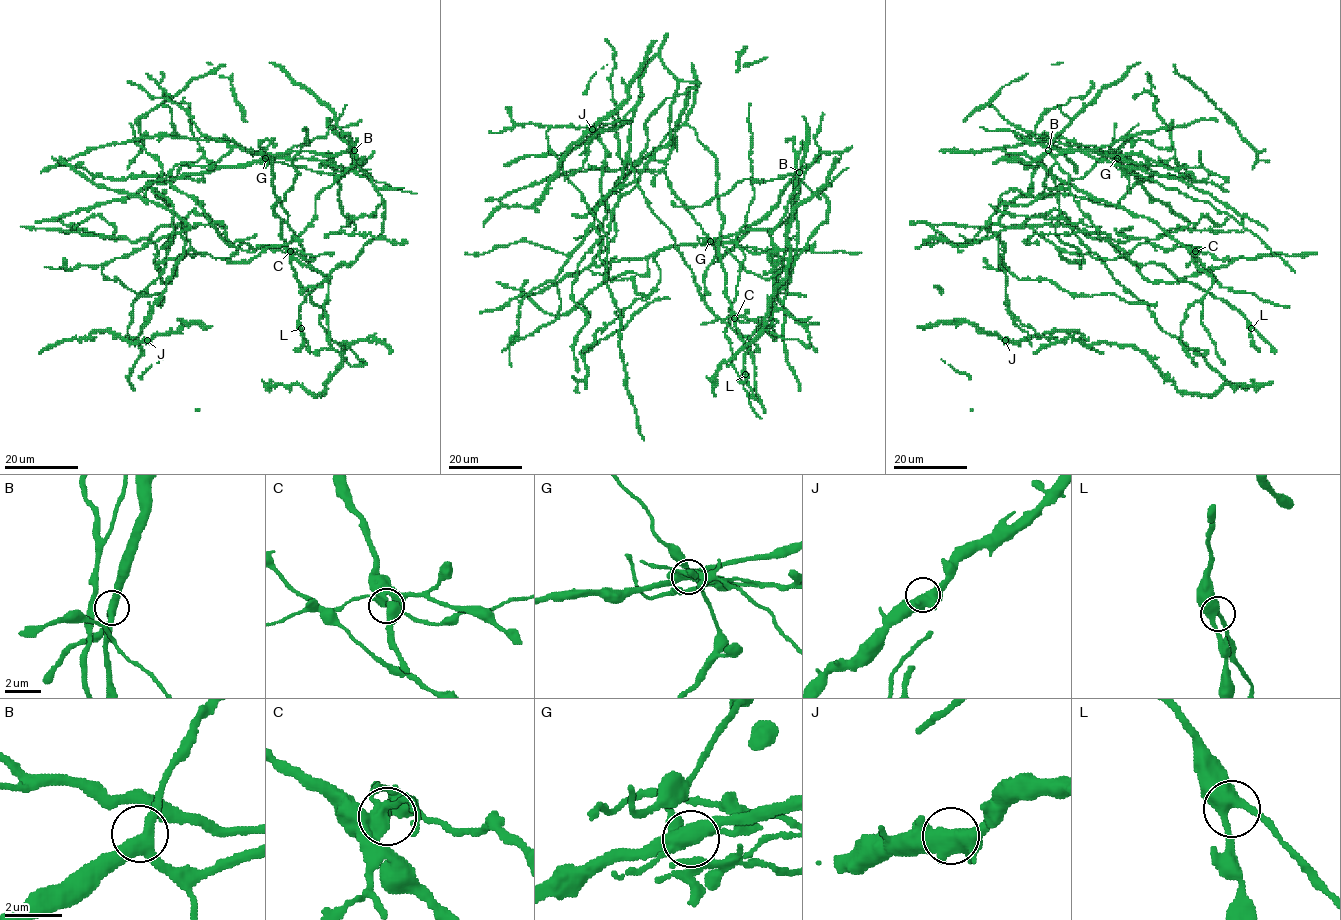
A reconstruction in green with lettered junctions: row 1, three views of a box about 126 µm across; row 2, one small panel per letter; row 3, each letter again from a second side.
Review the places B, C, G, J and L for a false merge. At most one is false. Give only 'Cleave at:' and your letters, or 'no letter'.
Cleave at: G

